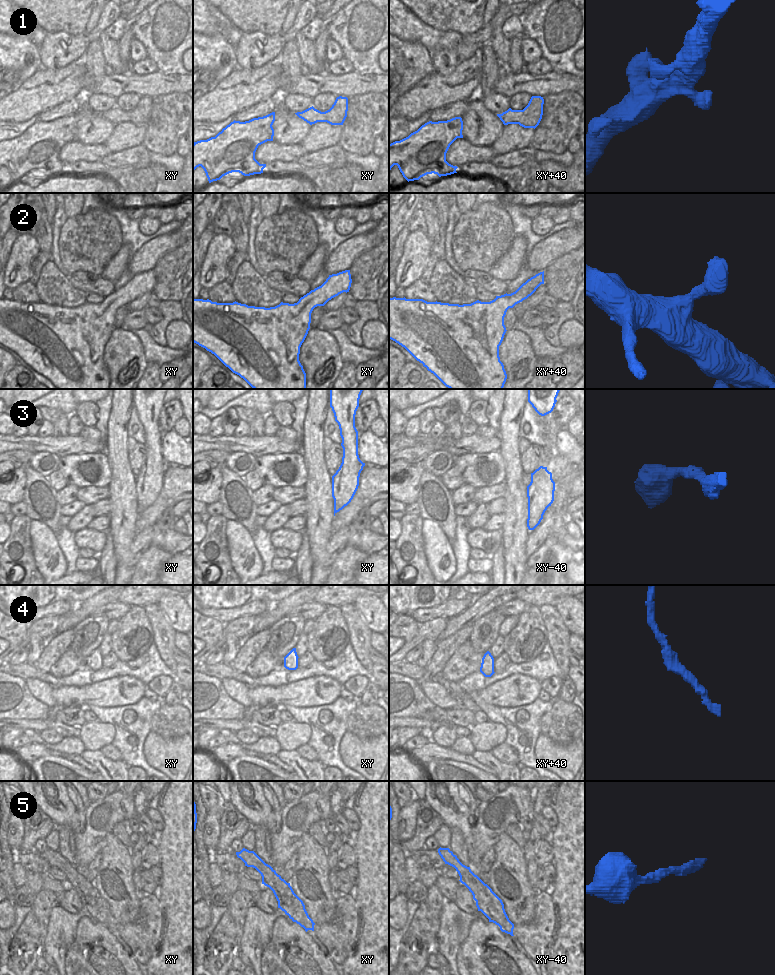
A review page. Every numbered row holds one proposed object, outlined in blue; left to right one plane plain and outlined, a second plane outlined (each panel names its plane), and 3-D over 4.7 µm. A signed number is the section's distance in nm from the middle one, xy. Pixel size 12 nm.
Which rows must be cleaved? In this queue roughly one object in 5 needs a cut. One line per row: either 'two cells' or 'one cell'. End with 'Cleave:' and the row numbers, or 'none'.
1: one cell
2: one cell
3: one cell
4: one cell
5: one cell
Cleave: none

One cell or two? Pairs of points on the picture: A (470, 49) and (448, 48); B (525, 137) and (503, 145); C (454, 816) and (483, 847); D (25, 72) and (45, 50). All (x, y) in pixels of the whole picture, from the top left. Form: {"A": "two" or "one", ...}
{"A": "one", "B": "one", "C": "two", "D": "two"}

